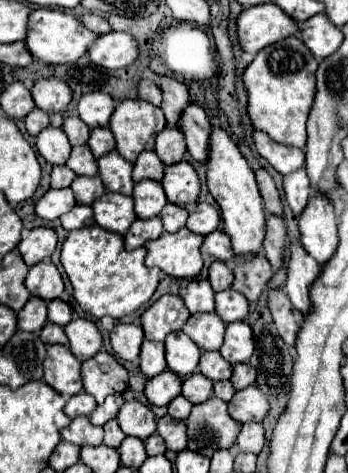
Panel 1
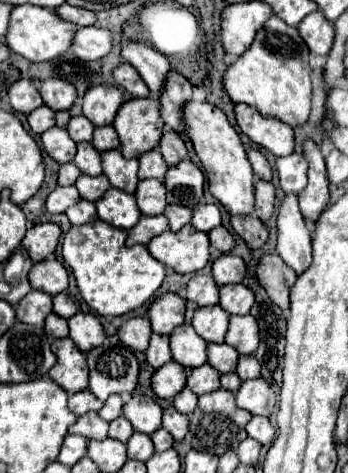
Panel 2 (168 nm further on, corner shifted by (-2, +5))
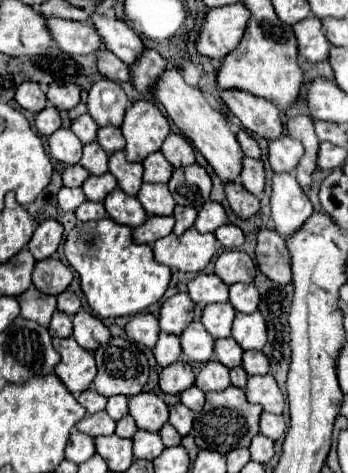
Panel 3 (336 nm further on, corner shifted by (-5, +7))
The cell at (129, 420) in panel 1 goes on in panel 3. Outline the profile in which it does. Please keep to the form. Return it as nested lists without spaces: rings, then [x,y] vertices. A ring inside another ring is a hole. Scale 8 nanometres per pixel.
[[[140,392],[130,398],[130,416],[140,430],[158,432],[168,422],[168,406],[152,392]]]

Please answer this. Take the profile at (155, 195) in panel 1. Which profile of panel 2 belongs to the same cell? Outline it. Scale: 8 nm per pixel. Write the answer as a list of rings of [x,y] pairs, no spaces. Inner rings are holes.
[[[141,180],[135,192],[137,206],[145,216],[163,214],[167,200],[165,200],[165,186],[159,180]]]

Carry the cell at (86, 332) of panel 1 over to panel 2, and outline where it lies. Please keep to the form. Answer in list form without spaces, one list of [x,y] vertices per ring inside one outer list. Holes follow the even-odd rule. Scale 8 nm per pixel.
[[[75,314],[69,320],[69,330],[71,330],[71,340],[79,346],[79,350],[89,352],[91,348],[99,346],[105,342],[105,330],[101,322],[95,318],[95,314]]]

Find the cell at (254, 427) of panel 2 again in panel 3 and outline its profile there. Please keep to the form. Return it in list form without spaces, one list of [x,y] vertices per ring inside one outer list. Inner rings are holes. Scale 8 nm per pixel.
[[[262,412],[260,416],[260,432],[272,440],[278,440],[286,430],[286,422],[282,416],[278,414],[270,414],[270,412]]]

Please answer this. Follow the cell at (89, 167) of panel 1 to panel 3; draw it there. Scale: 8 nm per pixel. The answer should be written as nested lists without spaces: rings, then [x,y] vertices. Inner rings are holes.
[[[90,142],[84,146],[84,156],[82,156],[80,164],[90,174],[106,174],[108,172],[108,154],[100,148],[98,142]]]

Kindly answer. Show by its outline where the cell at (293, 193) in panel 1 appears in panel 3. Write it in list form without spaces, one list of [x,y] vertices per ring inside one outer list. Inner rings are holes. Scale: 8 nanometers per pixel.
[[[282,134],[278,140],[268,142],[268,162],[274,172],[292,172],[302,152],[302,144],[288,134]]]

